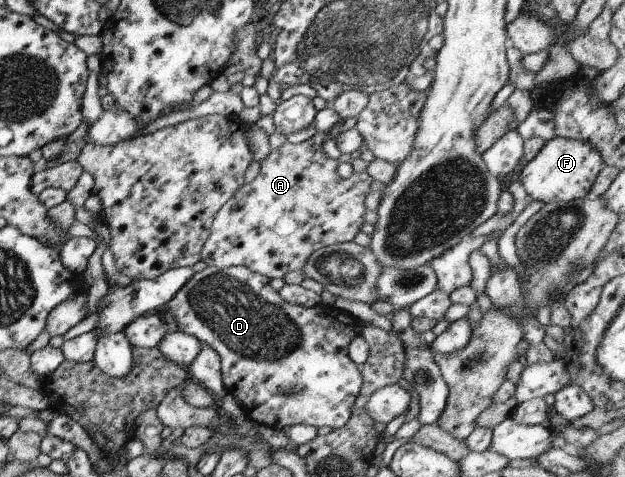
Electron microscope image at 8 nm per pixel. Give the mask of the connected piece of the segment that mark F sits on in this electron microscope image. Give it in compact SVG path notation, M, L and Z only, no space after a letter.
M553 137L544 141L539 152L523 164L517 178L529 200L567 206L572 200L585 198L603 165L602 156L587 141Z

